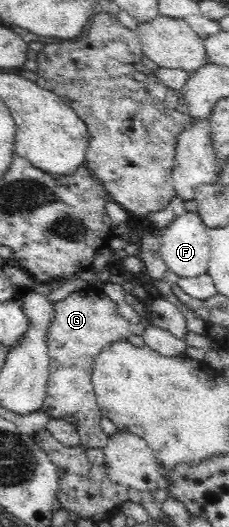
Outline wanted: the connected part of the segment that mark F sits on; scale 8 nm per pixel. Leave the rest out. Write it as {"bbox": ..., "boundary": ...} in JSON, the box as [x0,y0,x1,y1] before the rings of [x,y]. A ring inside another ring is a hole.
{"bbox":[160,211,210,278],"boundary":[[[186,211],[185,214],[174,218],[160,232],[162,244],[160,255],[165,264],[177,276],[191,278],[205,274],[210,260],[210,239],[207,226],[200,217],[200,214]]]}

